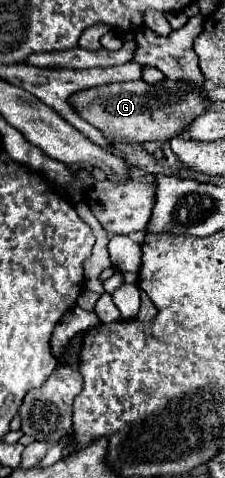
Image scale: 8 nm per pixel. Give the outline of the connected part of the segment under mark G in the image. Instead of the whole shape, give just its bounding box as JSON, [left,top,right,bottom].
[69,80,209,142]

